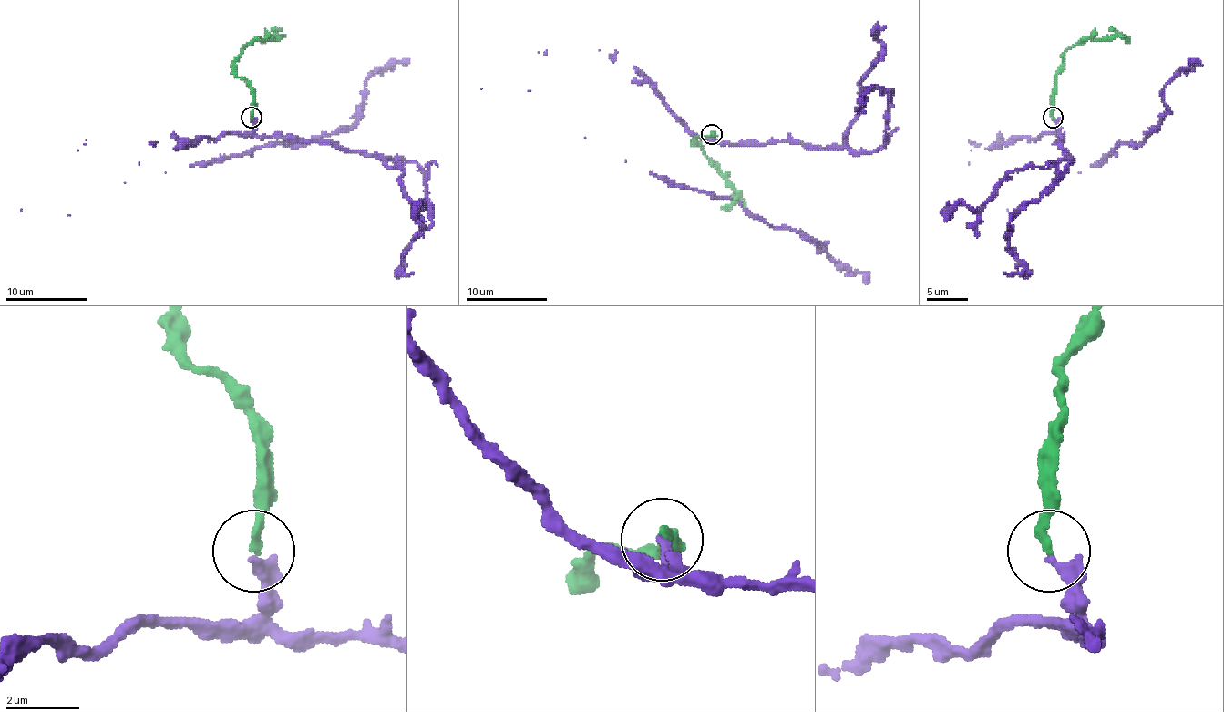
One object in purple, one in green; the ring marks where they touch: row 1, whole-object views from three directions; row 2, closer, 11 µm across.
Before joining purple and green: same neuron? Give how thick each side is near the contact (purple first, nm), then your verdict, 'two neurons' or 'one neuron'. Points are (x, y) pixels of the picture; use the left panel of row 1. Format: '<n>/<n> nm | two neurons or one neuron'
300/240 nm | one neuron

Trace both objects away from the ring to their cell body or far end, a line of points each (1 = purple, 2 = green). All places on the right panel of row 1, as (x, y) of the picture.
1: (1052, 118), (1070, 162), (1010, 223), (1007, 243), (1015, 256), (1015, 272), (1003, 272)
2: (1052, 118), (1052, 89), (1062, 65), (1062, 55), (1088, 38), (1121, 36), (1127, 43)

